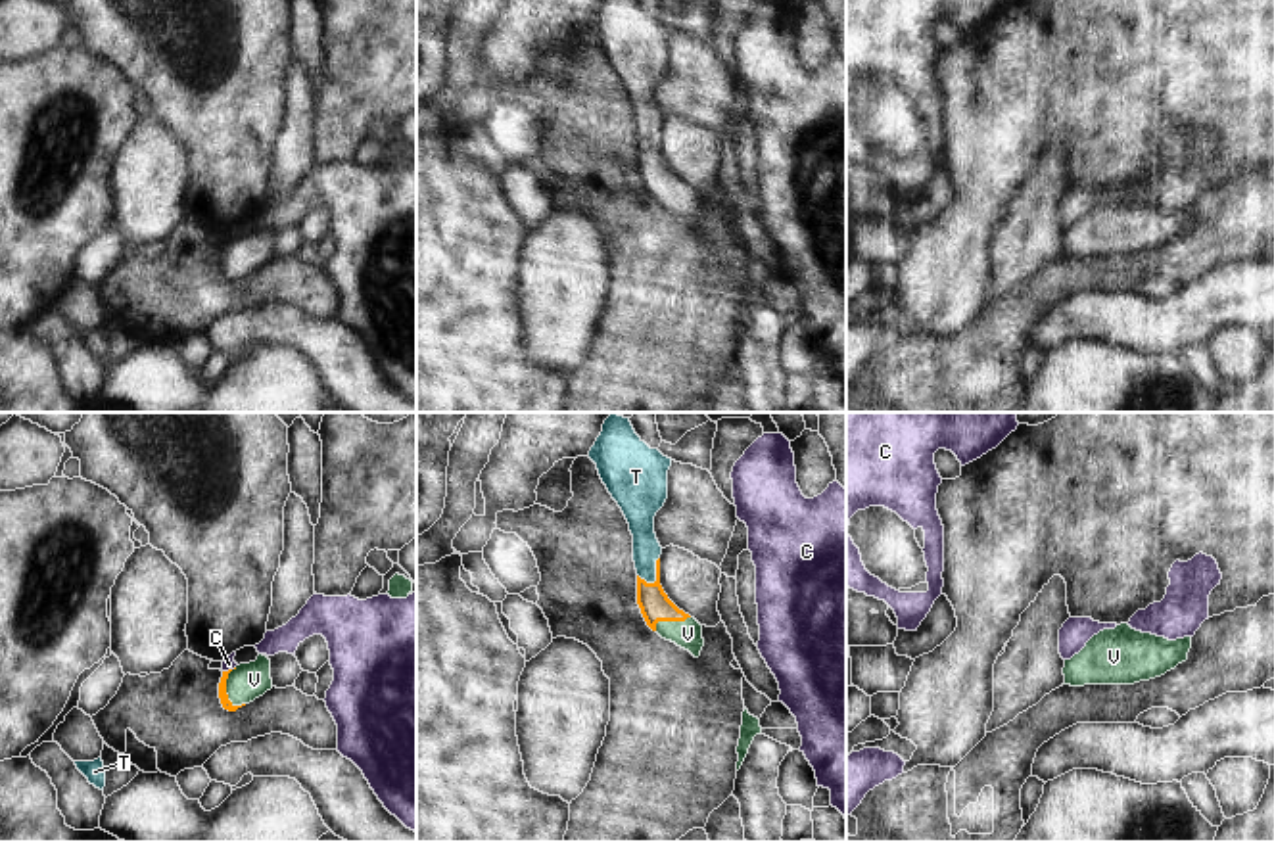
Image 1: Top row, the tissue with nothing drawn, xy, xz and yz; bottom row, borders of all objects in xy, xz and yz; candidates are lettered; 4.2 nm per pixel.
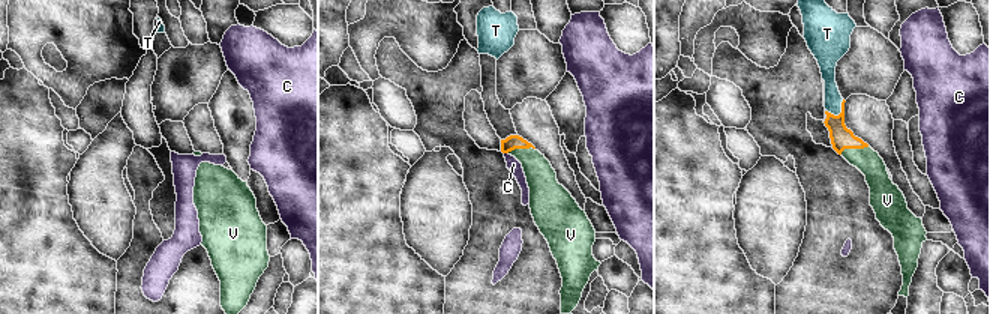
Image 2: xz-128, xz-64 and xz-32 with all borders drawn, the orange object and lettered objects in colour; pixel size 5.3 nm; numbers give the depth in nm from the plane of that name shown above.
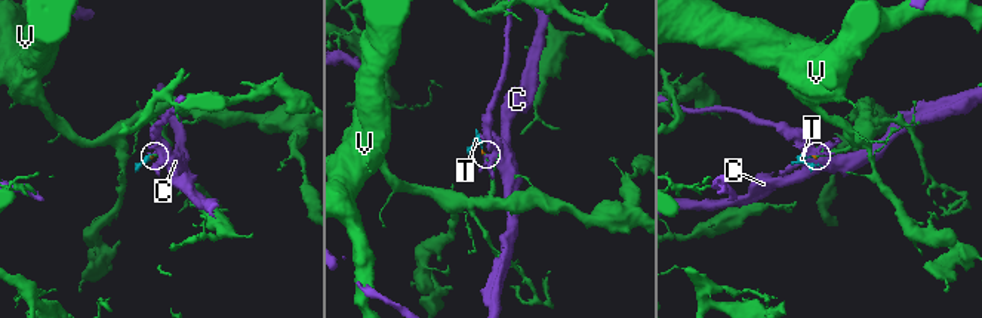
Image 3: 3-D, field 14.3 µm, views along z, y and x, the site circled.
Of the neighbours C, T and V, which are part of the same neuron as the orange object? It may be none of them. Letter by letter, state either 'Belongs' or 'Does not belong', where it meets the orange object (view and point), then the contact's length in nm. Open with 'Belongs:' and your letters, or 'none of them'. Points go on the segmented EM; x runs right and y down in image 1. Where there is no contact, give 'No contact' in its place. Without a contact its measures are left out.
Belongs: T, V
C: Does not belong. Touches orange at xy (229, 670). Shared border 60 nm
T: Belongs. Touches orange at xz (657, 572). Shared border 130 nm
V: Belongs. Touches orange at xy (225, 687). Shared border 170 nm.

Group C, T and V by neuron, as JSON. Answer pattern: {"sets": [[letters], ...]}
{"sets": [["C"], ["T", "V"]]}

